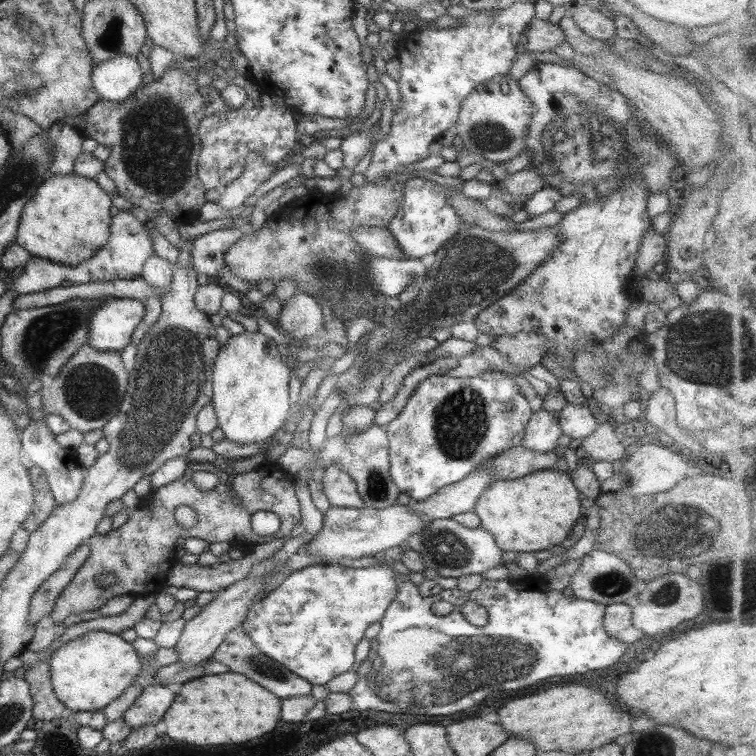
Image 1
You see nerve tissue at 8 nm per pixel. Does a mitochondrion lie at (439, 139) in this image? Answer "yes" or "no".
no

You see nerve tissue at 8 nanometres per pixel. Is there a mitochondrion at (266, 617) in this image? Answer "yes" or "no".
no

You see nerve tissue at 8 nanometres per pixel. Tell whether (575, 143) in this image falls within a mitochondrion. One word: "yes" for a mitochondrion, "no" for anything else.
yes

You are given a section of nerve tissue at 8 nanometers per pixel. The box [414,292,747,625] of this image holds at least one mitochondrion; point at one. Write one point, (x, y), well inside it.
(653, 540)

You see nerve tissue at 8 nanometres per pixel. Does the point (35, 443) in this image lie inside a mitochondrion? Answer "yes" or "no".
no

